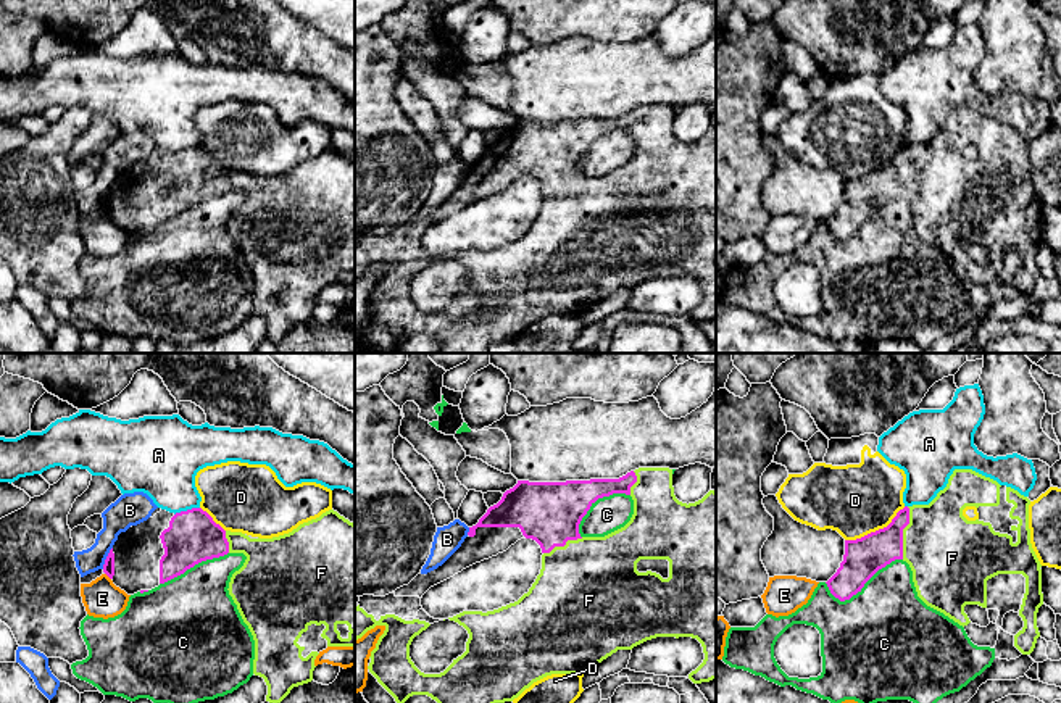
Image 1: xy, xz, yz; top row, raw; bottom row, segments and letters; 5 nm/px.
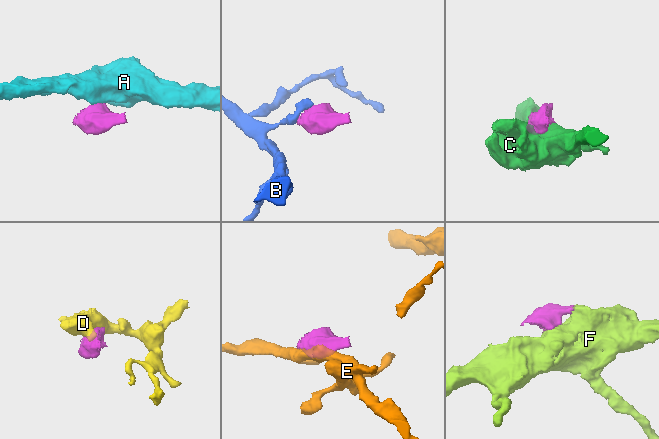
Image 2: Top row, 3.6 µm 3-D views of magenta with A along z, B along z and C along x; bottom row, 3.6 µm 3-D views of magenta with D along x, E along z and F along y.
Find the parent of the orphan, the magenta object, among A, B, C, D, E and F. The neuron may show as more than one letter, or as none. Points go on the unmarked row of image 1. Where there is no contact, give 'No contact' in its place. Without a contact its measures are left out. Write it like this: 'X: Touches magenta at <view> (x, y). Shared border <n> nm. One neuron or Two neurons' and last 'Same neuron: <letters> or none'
A: Touches magenta at xy (187, 149). Shared border 130 nm. Two neurons
B: Touches magenta at xy (107, 197). Shared border 120 nm. Two neurons
C: Touches magenta at yz (861, 226). Shared border 420 nm. Two neurons
D: Touches magenta at yz (876, 170). Shared border 340 nm. Two neurons
E: Touches magenta at xy (107, 213). Shared border 50 nm. Two neurons
F: Touches magenta at yz (902, 171). Shared border 260 nm. One neuron
Same neuron: F

